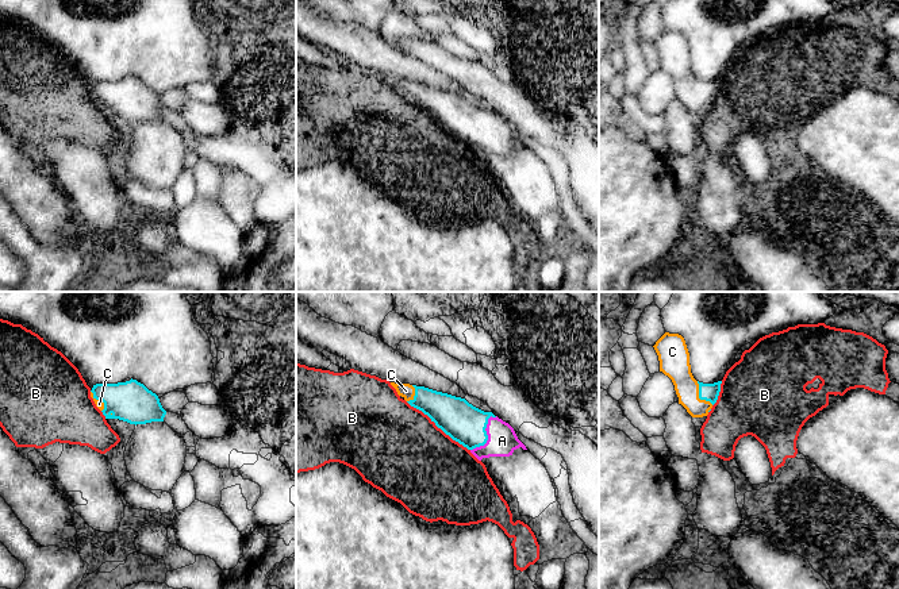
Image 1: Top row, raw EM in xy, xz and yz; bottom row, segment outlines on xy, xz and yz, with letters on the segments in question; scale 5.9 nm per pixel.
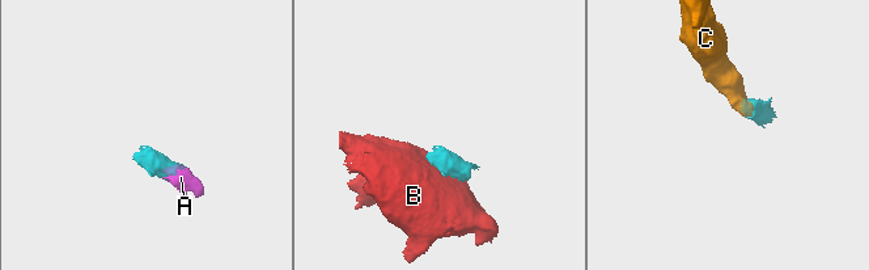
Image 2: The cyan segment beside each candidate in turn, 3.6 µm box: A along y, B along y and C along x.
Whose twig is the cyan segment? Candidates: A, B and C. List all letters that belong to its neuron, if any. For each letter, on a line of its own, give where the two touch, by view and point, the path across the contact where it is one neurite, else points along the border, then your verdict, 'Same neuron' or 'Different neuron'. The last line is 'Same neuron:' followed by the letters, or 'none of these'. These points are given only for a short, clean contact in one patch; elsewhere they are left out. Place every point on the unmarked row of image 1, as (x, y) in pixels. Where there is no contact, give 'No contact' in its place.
A: Touches cyan at xz (486, 131). Path across: xz (464, 120), (486, 131), (502, 138). Same neuron
B: Touches cyan at xz (438, 124). Different neuron
C: Touches cyan at yz (699, 93). Path across: yz (709, 89), (699, 93), (683, 77), (675, 60). Same neuron
Same neuron: A, C

